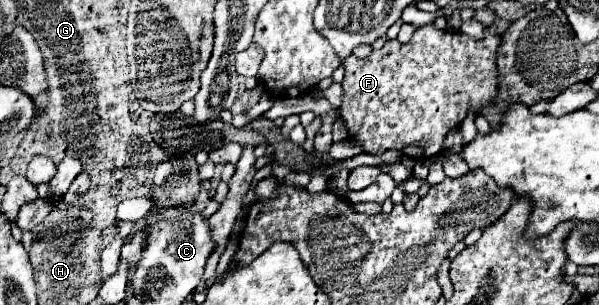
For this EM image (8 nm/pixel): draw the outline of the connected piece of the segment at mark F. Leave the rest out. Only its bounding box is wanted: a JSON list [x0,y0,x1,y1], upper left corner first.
[339,25,501,159]

